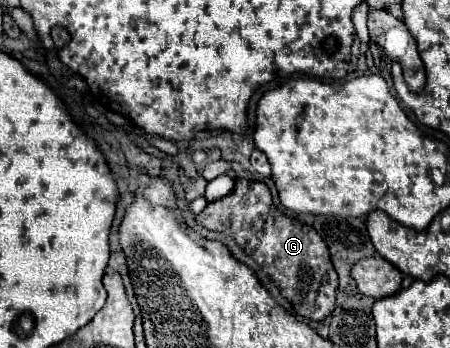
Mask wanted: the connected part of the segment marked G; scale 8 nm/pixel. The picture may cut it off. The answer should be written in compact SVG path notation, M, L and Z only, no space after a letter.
M236 179L234 191L218 201L208 203L206 209L196 215L196 223L234 237L234 241L258 265L262 265L270 281L280 291L288 291L288 301L298 315L312 321L322 321L334 311L338 275L332 267L326 243L310 225L282 215L274 207L270 189L264 183Z

